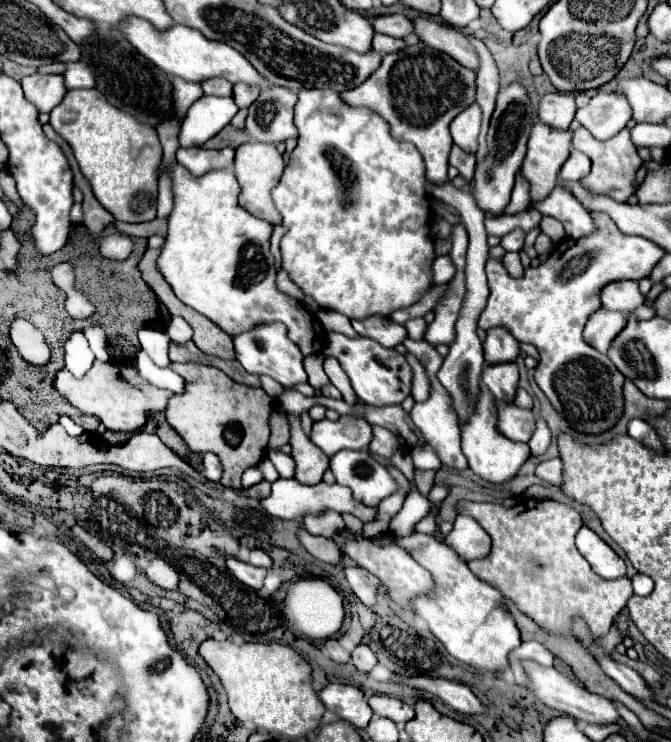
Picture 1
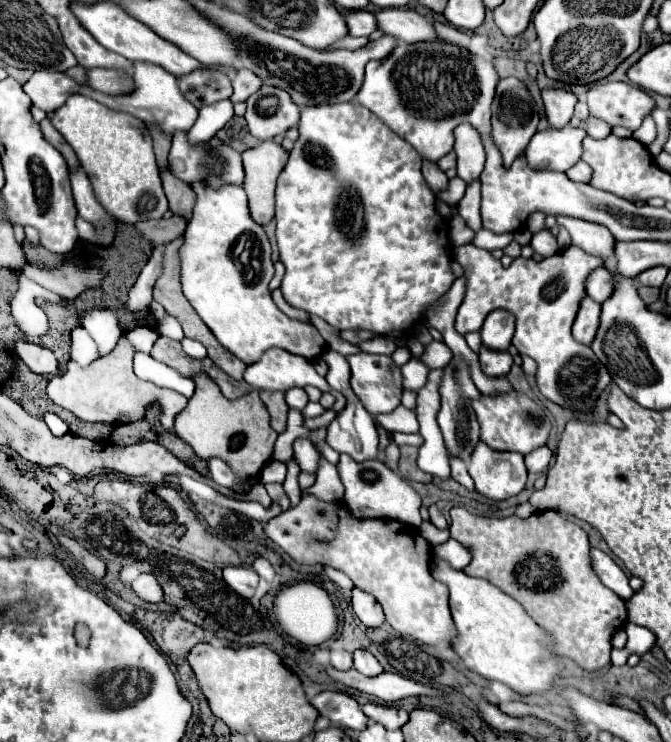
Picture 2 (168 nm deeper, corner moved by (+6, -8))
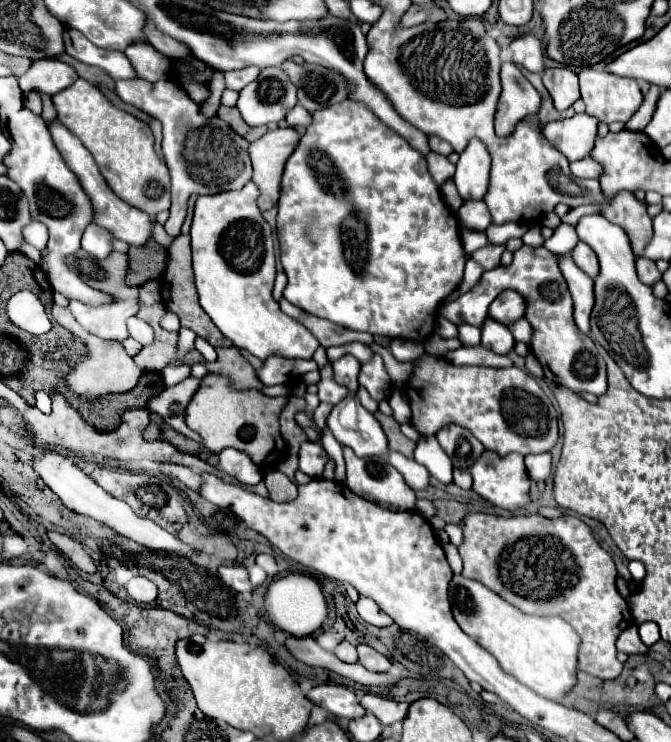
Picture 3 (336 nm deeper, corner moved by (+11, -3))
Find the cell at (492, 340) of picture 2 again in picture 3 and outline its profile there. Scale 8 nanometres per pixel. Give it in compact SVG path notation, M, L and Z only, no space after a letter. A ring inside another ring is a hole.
M507 289L491 303L489 315L503 325L511 325L525 315L525 299L517 291Z

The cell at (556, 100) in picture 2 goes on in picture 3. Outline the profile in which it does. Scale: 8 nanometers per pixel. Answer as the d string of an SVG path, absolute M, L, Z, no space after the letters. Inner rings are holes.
M555 67L543 71L543 83L553 97L553 103L559 111L571 107L579 99L577 75L567 67Z

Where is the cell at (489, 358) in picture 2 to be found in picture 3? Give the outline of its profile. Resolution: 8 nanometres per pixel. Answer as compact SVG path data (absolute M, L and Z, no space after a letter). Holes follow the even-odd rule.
M491 317L485 319L485 323L481 325L481 331L483 331L481 345L489 347L491 351L495 351L499 355L507 355L513 349L513 345L515 345L515 339L513 339L511 329L507 325L497 323Z

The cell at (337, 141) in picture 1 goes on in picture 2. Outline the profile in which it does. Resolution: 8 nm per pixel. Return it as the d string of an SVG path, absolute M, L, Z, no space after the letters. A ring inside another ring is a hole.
M356 102L318 104L318 106L302 108L298 132L300 136L294 142L288 164L278 176L278 184L276 184L276 216L274 218L276 218L276 242L280 250L280 260L286 266L286 274L280 284L284 300L294 308L302 308L308 314L320 316L322 320L326 320L330 326L338 330L356 328L356 330L370 330L374 334L386 334L392 330L398 330L398 332L412 330L414 324L420 322L424 308L434 304L456 280L450 270L452 258L450 258L450 244L448 244L448 220L440 218L434 210L436 196L424 182L424 176L420 172L422 160L418 152L414 162L414 148L406 140L402 140L394 130L382 124L382 120L378 120L368 108L362 108Z

